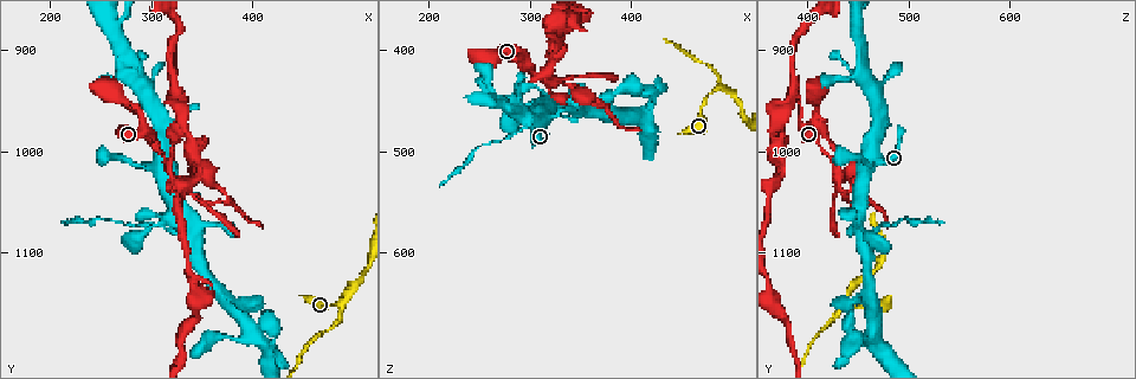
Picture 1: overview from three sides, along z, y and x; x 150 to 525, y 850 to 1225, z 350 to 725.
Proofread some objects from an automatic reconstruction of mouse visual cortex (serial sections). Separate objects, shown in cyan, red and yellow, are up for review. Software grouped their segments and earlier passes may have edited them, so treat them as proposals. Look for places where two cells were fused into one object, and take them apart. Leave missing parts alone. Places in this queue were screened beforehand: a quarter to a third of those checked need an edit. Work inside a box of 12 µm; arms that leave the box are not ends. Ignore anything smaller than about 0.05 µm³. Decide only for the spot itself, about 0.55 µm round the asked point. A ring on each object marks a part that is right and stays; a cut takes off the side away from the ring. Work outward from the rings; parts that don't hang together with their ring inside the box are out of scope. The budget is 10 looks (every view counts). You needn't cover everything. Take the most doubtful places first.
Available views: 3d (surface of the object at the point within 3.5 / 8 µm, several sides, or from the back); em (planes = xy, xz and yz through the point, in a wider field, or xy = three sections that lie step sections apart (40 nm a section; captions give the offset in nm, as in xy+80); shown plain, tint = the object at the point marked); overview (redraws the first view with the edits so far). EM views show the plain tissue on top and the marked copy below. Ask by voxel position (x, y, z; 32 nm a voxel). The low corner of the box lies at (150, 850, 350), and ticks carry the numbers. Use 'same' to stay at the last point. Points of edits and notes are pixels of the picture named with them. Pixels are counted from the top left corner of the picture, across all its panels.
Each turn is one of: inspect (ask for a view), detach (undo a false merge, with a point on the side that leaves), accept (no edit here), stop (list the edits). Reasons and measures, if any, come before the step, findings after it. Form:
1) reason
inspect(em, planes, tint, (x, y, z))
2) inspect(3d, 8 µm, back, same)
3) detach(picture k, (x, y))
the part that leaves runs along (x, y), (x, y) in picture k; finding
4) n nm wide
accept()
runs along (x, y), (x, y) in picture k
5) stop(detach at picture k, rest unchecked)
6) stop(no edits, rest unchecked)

two arms at a narrow angle
inspect(3d, 8 µm, (320, 1028, 430))

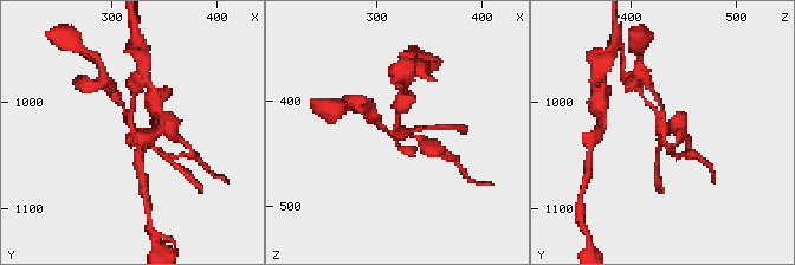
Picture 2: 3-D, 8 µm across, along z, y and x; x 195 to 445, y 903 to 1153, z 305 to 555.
inspect(3d, 3.5 µm, back, (320, 1026, 428))

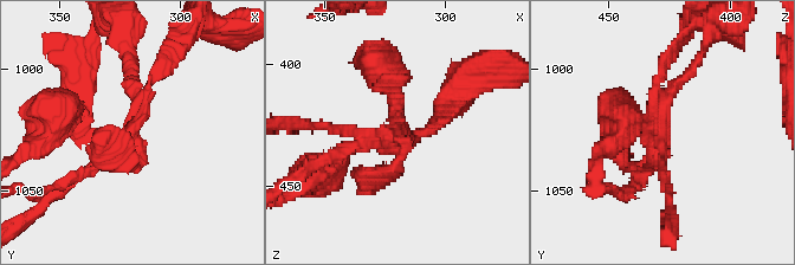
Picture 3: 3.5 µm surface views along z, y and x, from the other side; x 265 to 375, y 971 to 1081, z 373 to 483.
4 arms; arms of 150, 150, 150, 150 nm; now the EM
inspect(em, planes, tint, (321, 1027, 430))

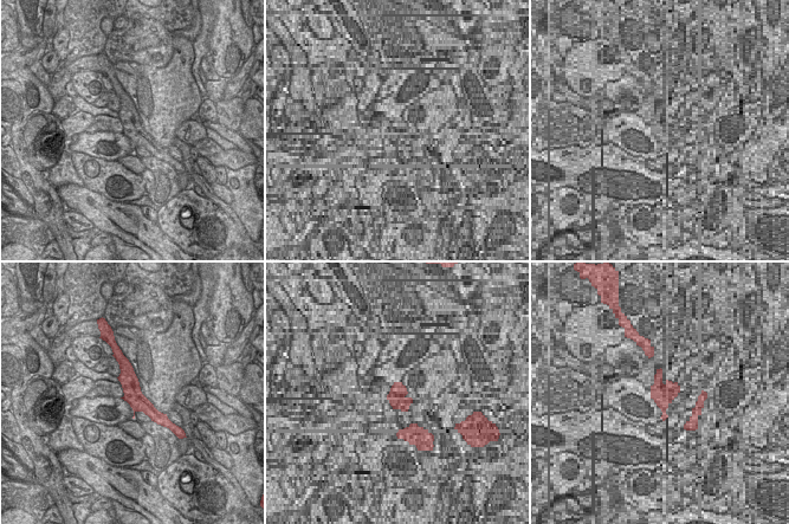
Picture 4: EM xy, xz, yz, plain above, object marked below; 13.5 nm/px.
detach(picture 3, (65, 180))
a second cell is stuck on

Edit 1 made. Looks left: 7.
inspect(overview)

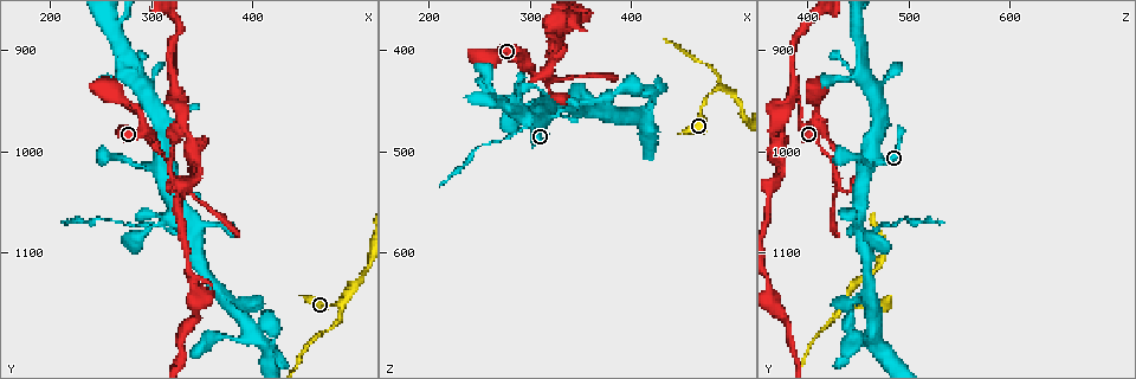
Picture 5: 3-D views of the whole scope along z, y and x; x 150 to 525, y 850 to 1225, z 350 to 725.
thin neck
inspect(3d, 3.5 µm, (326, 952, 386))

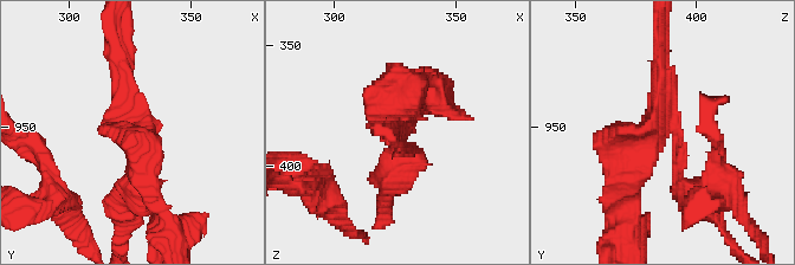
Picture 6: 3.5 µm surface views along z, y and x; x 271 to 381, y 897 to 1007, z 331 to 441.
now the EM
inspect(em, xy, step 2, tint, (328, 950, 388))

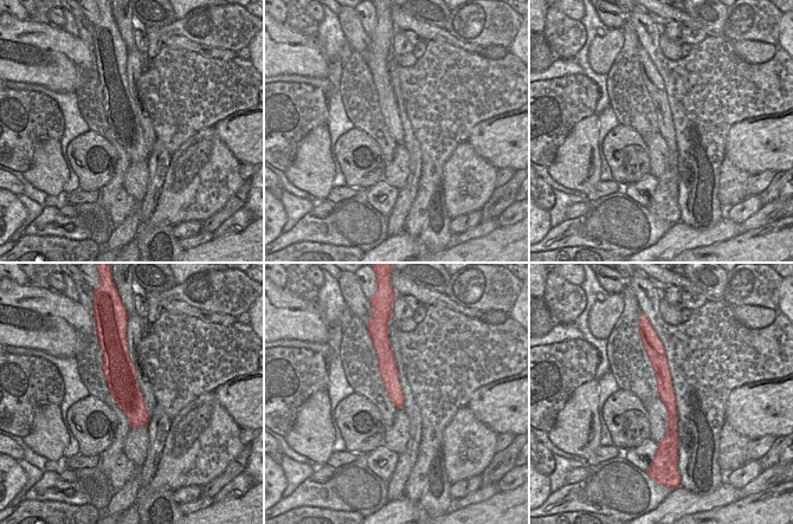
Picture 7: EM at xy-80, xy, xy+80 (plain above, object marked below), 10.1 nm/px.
170 nm wide
accept()
runs along (658, 344), (671, 408), (665, 446) in picture 7; one cell here

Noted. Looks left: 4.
sudden change in width
inspect(3d, 8 µm, back, (484, 1148, 440))

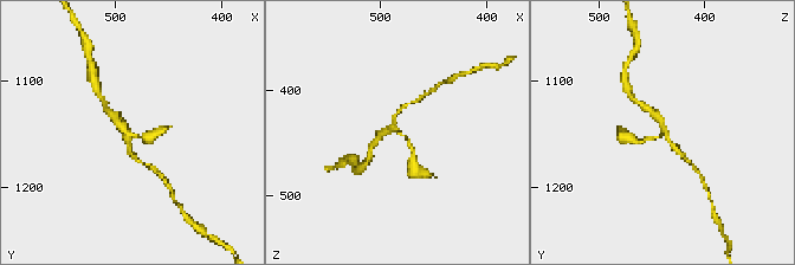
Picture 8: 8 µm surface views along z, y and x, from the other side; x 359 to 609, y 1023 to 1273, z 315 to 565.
inspect(3d, 3.5 µm, back, (484, 1148, 436))

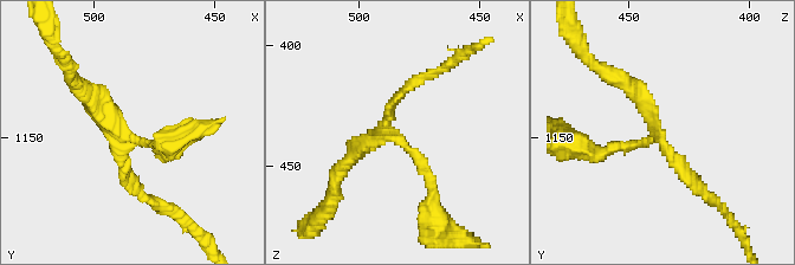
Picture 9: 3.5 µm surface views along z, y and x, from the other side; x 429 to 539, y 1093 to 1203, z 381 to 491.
3 arms; arms of 150, 150, 200 nm; shape alone is not enough
inspect(em, planes, tint, (485, 1150, 439))

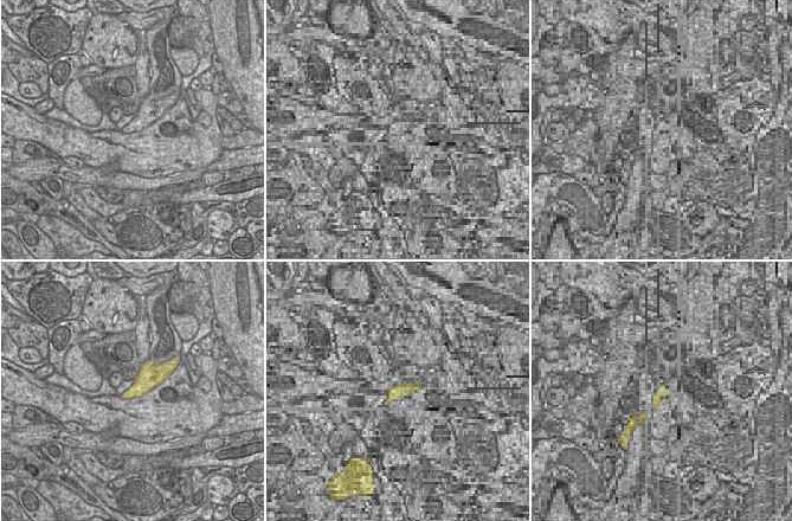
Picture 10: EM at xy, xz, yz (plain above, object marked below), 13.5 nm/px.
accept()
runs along (169, 153), (115, 131), (82, 84) in picture 9; continuous, no second cell

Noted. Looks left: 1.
stop(detach at picture 3, rest unchecked)

